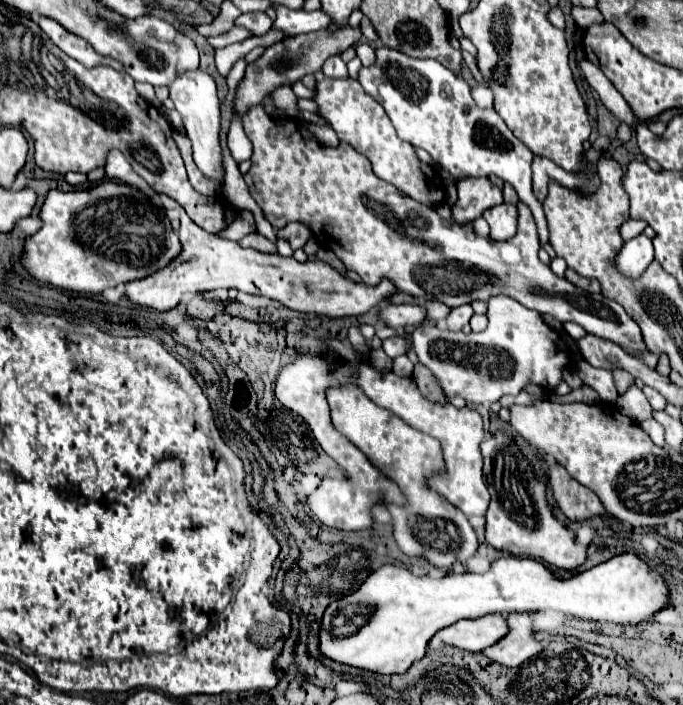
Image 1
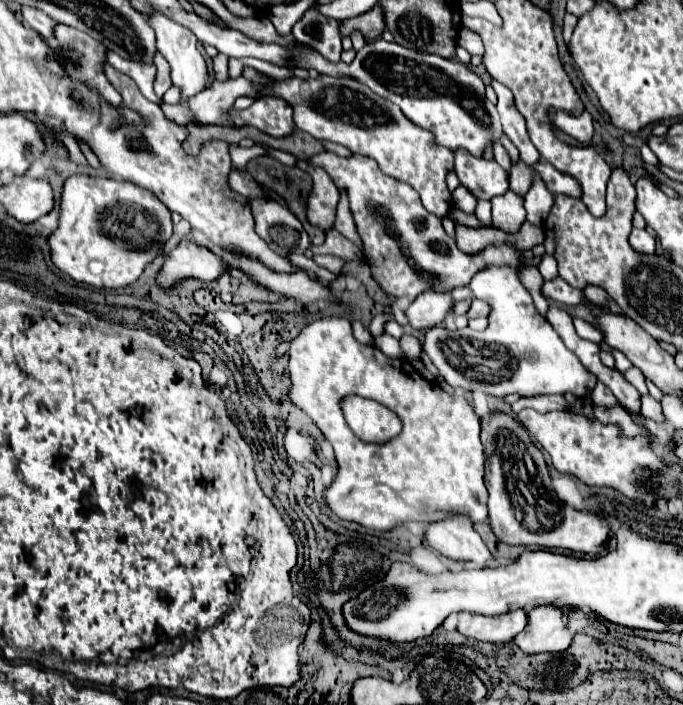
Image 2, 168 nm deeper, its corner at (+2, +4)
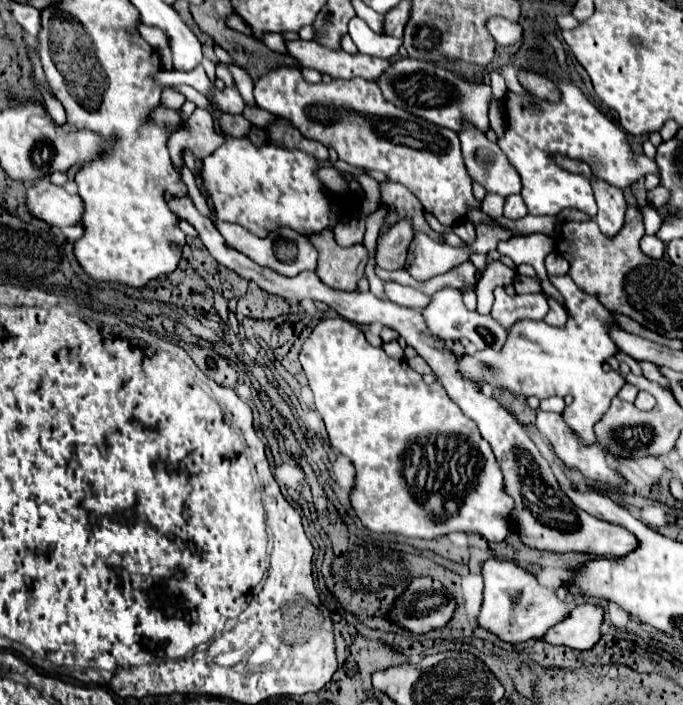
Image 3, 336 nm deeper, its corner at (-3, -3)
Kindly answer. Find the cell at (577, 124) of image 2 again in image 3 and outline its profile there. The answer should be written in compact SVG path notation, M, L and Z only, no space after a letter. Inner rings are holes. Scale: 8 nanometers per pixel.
M505 66L502 70L508 90L520 96L527 95L527 91L521 86L517 78L517 69L514 66Z

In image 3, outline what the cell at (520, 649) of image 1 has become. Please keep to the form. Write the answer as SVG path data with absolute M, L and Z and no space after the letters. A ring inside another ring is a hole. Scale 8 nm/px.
M581 604L575 606L567 618L557 622L543 640L553 646L567 646L573 650L589 650L599 640L599 626L603 622L603 610L599 606Z

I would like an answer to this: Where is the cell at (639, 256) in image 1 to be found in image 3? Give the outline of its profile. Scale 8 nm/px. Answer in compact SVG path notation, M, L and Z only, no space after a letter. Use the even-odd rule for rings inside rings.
M643 236L641 238L641 250L651 258L661 258L665 252L665 244L657 236Z

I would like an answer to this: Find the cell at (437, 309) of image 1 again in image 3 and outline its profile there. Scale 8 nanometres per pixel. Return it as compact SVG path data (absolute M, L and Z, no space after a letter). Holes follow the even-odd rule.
M491 260L486 271L475 288L477 294L477 312L489 314L494 302L494 289L498 286L512 284L516 273L500 261Z

